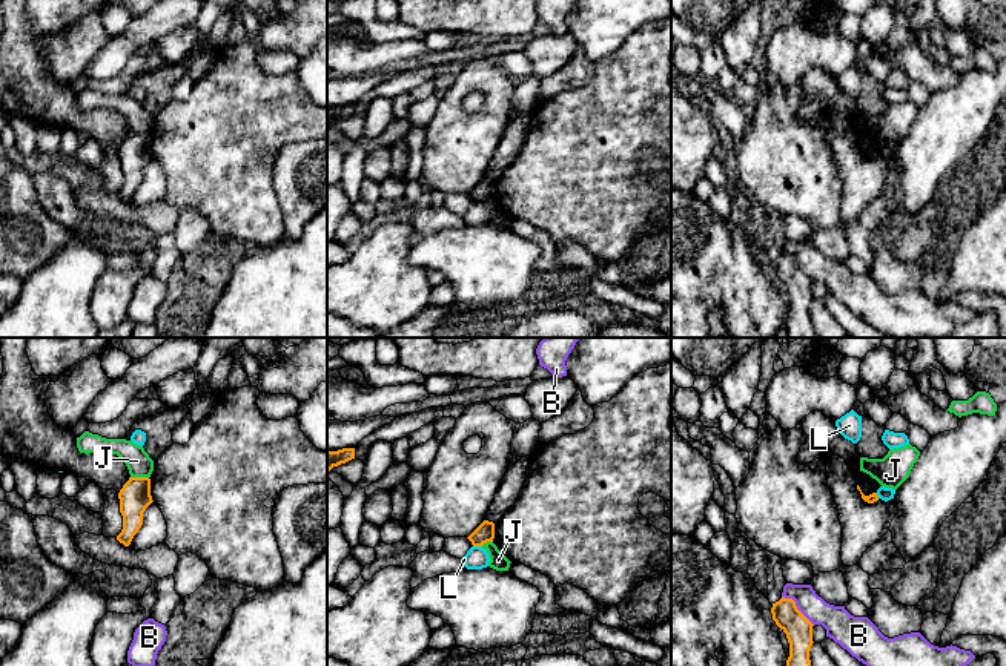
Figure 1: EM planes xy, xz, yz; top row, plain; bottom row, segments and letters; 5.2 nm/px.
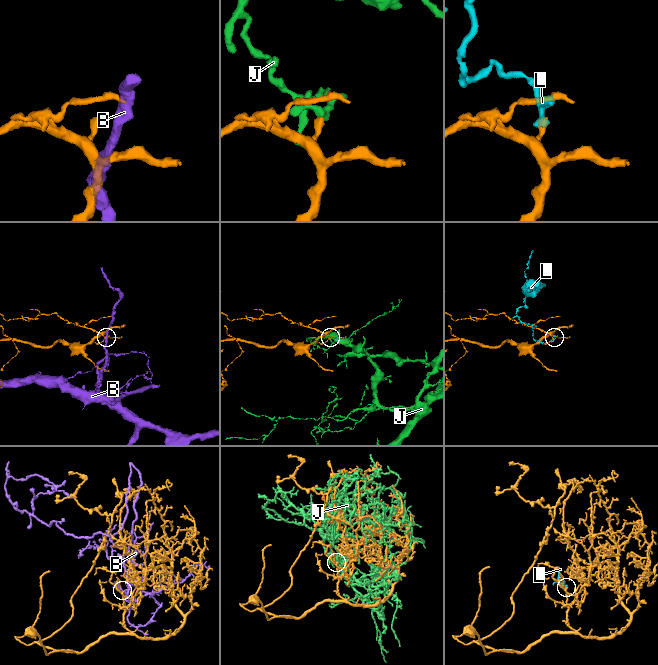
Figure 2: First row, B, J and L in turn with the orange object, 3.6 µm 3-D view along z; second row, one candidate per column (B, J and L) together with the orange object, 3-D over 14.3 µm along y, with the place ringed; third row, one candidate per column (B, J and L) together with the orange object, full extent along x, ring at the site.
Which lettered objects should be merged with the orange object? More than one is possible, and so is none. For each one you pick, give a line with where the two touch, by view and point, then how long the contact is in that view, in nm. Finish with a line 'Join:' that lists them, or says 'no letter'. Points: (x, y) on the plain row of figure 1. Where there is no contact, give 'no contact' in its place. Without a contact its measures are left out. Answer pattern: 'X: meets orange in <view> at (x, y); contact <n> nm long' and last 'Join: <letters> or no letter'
Join: no letter

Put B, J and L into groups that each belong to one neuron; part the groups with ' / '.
B / J / L

